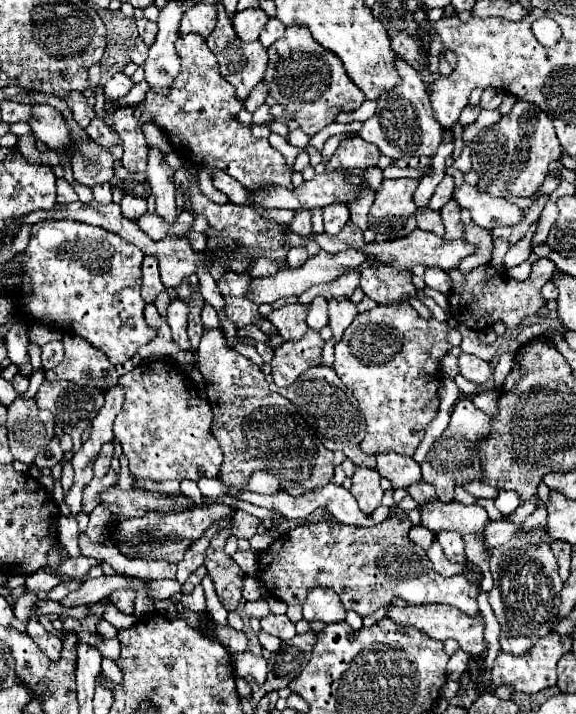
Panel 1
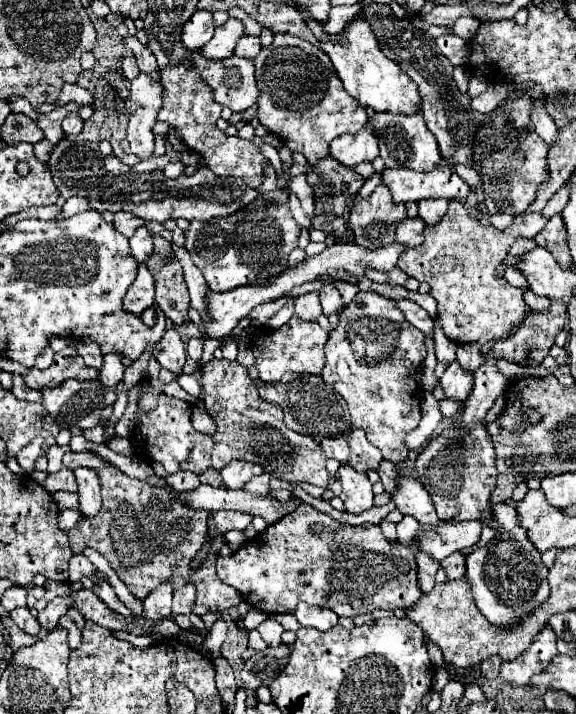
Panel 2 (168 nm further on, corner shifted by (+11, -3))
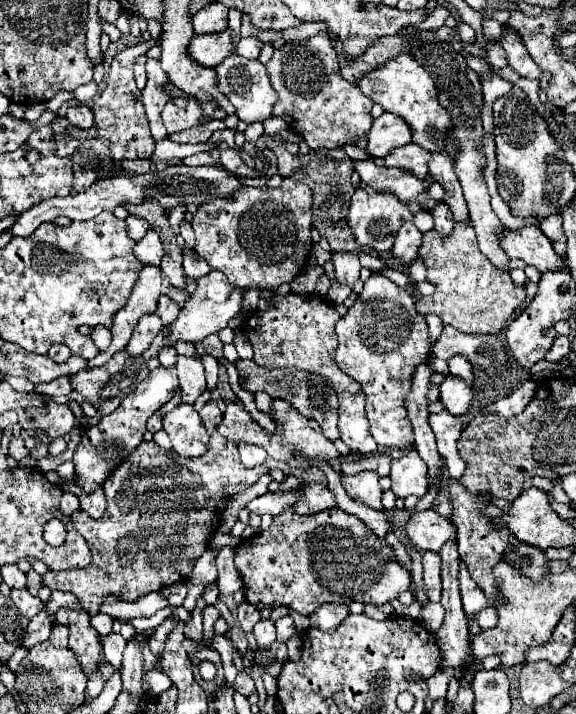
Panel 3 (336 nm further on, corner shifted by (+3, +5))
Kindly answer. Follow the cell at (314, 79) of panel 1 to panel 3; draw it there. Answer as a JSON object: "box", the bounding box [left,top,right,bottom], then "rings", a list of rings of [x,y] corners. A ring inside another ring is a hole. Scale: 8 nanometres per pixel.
{"box":[266,32,372,148],"rings":[[[320,32],[306,40],[284,42],[274,50],[266,64],[272,88],[278,94],[278,102],[272,108],[272,116],[288,122],[288,126],[302,136],[310,148],[338,148],[344,144],[356,144],[372,126],[372,100],[360,92],[360,88],[342,78],[338,56],[328,40],[328,34]]]}

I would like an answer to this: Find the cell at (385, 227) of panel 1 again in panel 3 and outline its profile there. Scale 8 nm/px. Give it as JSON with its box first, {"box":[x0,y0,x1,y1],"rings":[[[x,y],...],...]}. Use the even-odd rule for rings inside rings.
{"box":[348,188,414,254],"rings":[[[356,188],[356,192],[352,194],[350,214],[348,214],[348,226],[352,228],[354,238],[360,244],[360,248],[370,246],[370,248],[378,250],[380,254],[390,252],[392,244],[394,244],[394,238],[396,238],[396,232],[400,230],[402,222],[412,220],[412,218],[414,218],[414,214],[410,212],[410,208],[404,202],[396,200],[396,196],[392,196],[388,192],[370,194],[364,188]]]}

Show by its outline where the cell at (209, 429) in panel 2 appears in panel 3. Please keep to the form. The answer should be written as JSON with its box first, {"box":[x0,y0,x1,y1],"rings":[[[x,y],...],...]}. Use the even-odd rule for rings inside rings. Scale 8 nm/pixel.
{"box":[44,400,268,616],"rings":[[[214,400],[204,404],[204,426],[208,428],[212,442],[202,458],[184,460],[174,452],[160,450],[154,442],[142,442],[132,458],[124,460],[112,476],[104,482],[104,494],[108,508],[100,520],[92,520],[84,510],[72,514],[72,524],[80,532],[80,536],[88,542],[92,550],[92,564],[82,570],[64,570],[64,572],[48,572],[44,576],[44,586],[52,590],[66,590],[78,596],[82,608],[94,616],[98,614],[98,606],[108,594],[120,594],[122,600],[136,600],[148,592],[164,588],[168,584],[182,582],[196,562],[196,558],[206,550],[206,540],[216,532],[216,524],[222,522],[222,510],[228,498],[240,490],[252,486],[262,474],[268,472],[268,466],[244,468],[240,464],[236,444],[230,444],[216,432],[216,426],[222,422],[222,412]]]}

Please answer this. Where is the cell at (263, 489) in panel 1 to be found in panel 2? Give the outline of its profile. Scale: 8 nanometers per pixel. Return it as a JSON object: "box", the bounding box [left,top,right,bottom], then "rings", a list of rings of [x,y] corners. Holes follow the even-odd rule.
{"box":[220,460,260,490],"rings":[[[232,460],[232,464],[226,464],[220,474],[222,474],[222,480],[228,488],[234,488],[234,490],[240,490],[252,476],[260,474],[260,464],[256,462],[246,462],[246,460]]]}

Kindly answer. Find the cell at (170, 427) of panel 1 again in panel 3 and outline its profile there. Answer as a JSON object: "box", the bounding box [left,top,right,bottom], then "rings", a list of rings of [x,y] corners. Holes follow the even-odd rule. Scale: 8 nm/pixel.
{"box":[162,404,210,458],"rings":[[[180,404],[176,410],[168,412],[162,420],[164,432],[172,440],[172,450],[180,458],[200,458],[204,452],[208,452],[210,436],[208,430],[204,430],[204,424],[190,404]]]}

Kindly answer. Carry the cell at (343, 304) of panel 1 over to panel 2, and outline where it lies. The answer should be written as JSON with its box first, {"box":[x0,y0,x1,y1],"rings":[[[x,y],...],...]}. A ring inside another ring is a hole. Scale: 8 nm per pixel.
{"box":[320,278,344,316],"rings":[[[326,278],[324,286],[320,288],[320,302],[322,302],[322,310],[324,310],[326,316],[330,316],[334,312],[340,312],[344,308],[342,296],[340,296],[338,288],[334,286],[332,278]]]}

